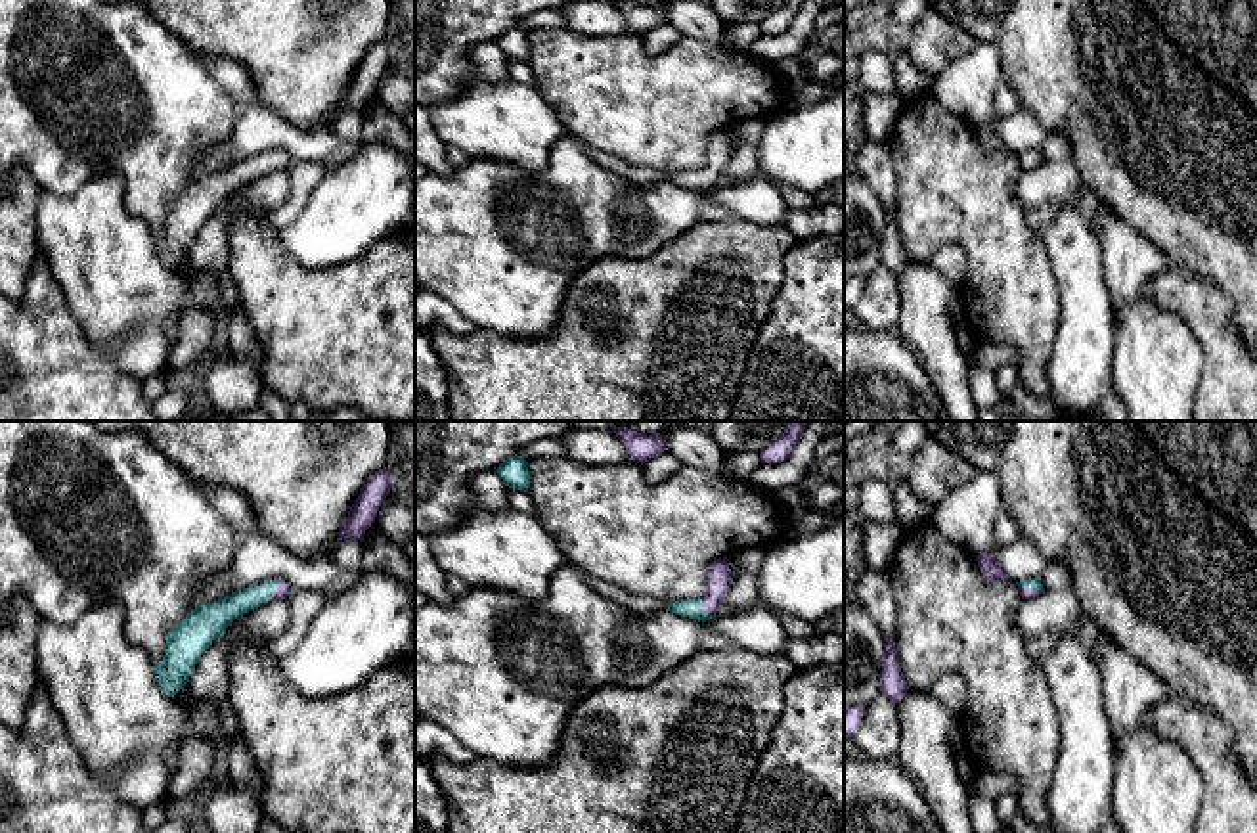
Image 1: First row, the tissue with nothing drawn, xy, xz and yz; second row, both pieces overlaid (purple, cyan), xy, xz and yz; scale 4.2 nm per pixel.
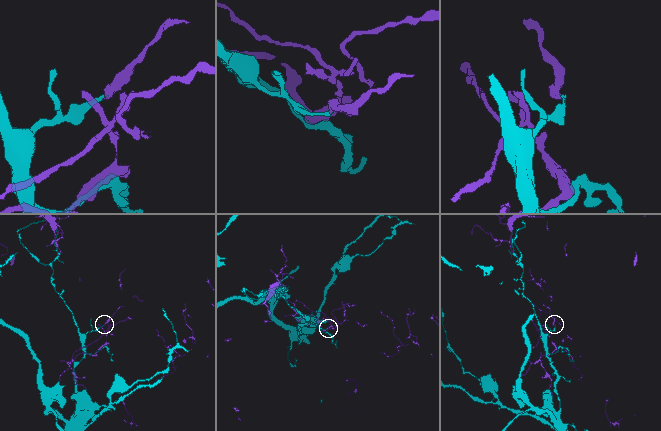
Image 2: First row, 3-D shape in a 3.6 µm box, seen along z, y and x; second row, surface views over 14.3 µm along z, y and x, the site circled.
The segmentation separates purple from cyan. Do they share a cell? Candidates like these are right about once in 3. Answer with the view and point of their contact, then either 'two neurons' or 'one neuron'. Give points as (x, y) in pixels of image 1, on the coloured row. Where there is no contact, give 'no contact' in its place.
contact xz (703, 609); two neurons

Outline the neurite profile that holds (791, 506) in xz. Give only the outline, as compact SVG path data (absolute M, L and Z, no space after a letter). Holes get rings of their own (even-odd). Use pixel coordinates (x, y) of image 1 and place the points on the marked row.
M807 471L807 475L794 486L775 492L775 506L784 525L786 534L796 532L798 523L809 511L809 507L804 502L804 496L805 496L805 490L815 481L817 479Z

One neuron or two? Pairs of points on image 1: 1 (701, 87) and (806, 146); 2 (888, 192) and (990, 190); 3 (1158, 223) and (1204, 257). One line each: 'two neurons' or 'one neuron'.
1: two neurons
2: two neurons
3: one neuron

